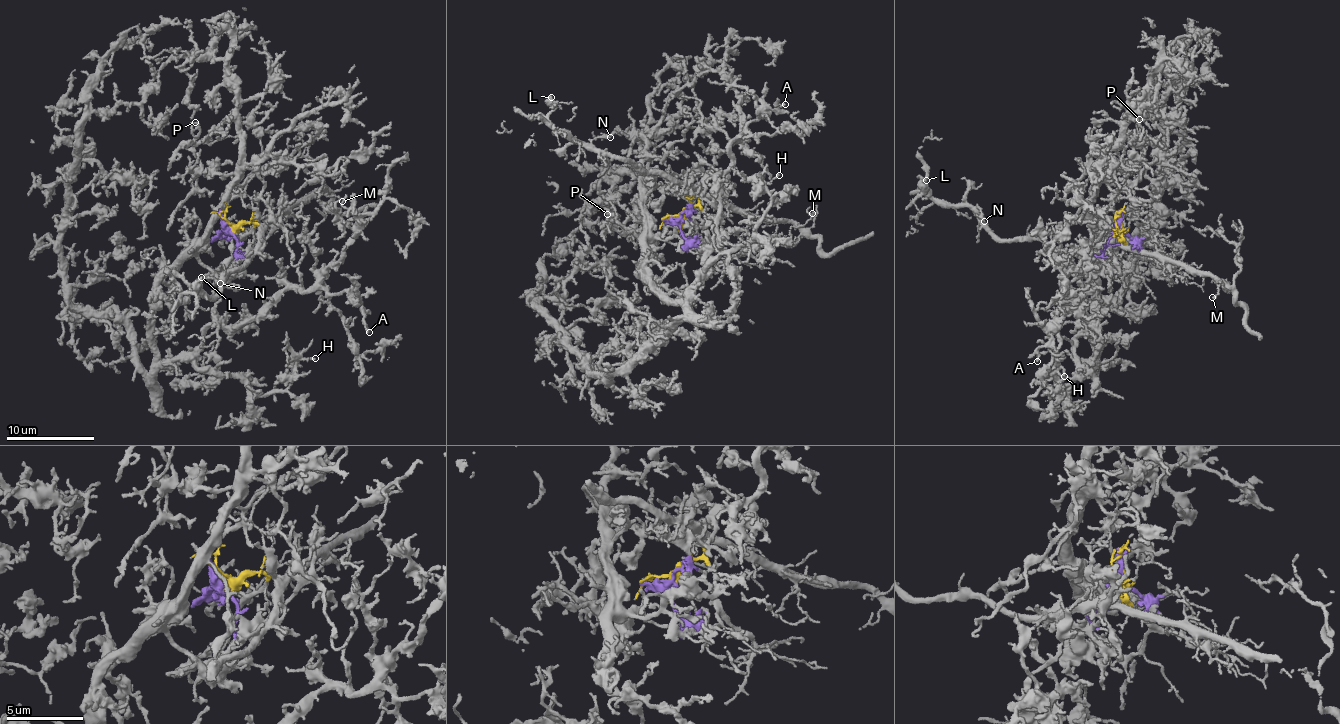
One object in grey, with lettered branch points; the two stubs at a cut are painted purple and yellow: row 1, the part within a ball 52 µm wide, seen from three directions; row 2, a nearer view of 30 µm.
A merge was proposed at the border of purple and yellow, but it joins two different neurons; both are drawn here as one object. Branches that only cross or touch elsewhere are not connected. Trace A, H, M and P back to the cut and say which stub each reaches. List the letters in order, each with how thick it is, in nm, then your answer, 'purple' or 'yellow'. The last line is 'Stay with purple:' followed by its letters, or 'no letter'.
A: 160 nm thick; purple
H: 150 nm thick; purple
M: 130 nm thick; yellow
P: 150 nm thick; purple
Stay with purple: A, H, P

